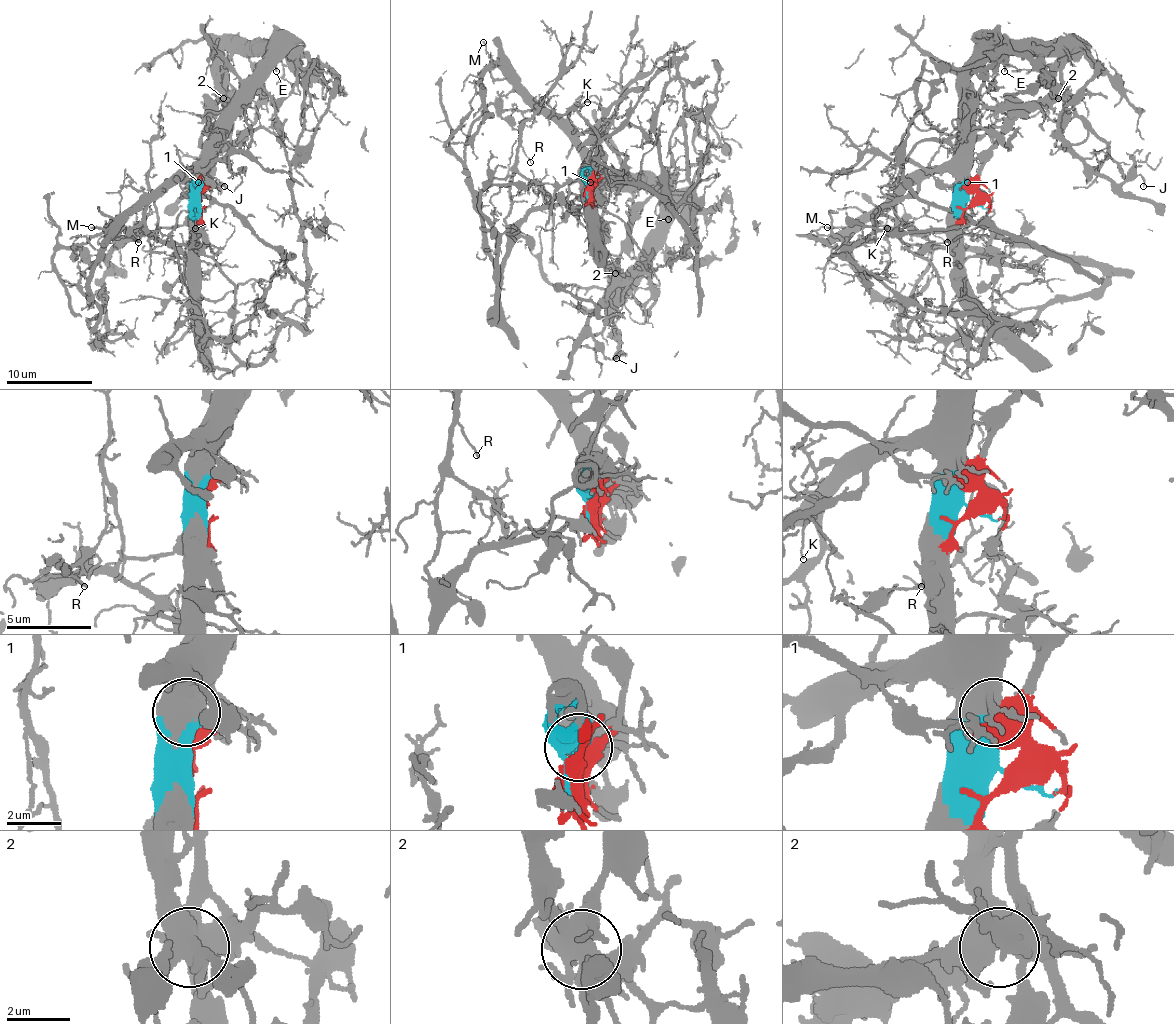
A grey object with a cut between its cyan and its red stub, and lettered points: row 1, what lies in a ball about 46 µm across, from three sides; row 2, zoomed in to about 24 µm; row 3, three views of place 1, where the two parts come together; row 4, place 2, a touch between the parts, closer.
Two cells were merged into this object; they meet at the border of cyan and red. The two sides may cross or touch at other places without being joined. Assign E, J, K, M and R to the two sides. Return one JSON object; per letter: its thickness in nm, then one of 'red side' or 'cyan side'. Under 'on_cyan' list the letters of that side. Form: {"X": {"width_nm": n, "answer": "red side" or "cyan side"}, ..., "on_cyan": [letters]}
{"E": {"width_nm": 160, "answer": "cyan side"}, "J": {"width_nm": 110, "answer": "red side"}, "K": {"width_nm": 90, "answer": "cyan side"}, "M": {"width_nm": 130, "answer": "cyan side"}, "R": {"width_nm": 100, "answer": "cyan side"}, "on_cyan": ["E", "K", "M", "R"]}

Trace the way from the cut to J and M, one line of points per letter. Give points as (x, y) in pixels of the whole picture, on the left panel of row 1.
J: (195, 203), (203, 167), (201, 130), (223, 98), (227, 145), (197, 178), (199, 184), (210, 175), (225, 186)
M: (195, 206), (199, 186), (197, 173), (178, 171), (106, 227), (91, 227)

